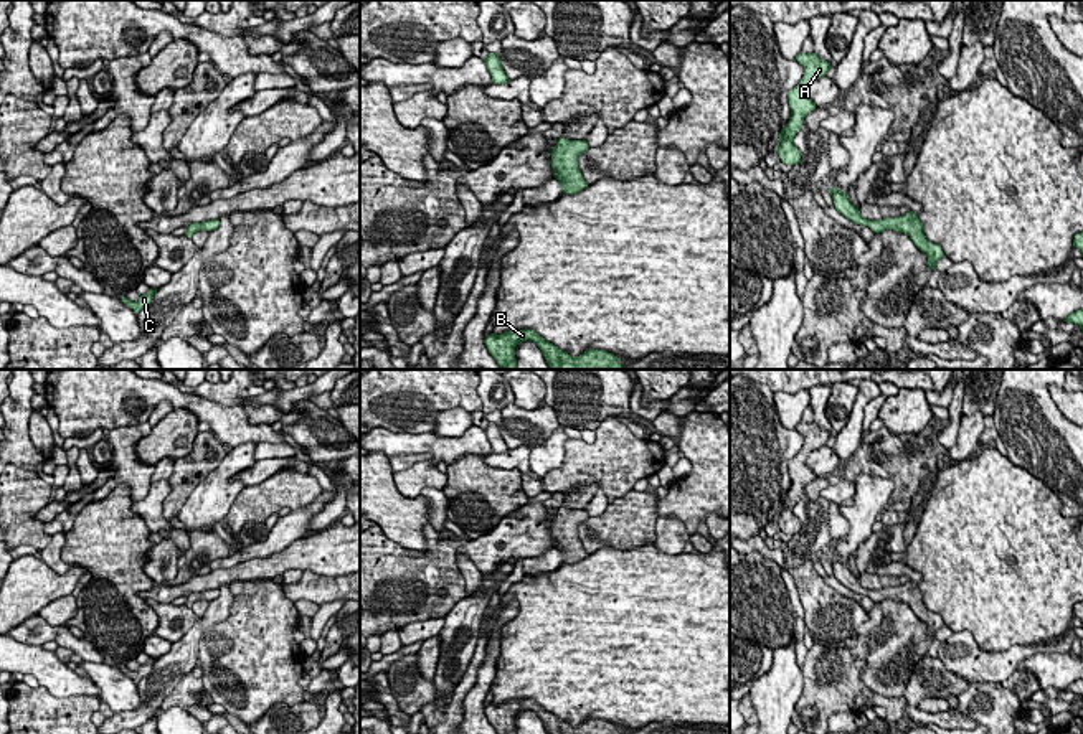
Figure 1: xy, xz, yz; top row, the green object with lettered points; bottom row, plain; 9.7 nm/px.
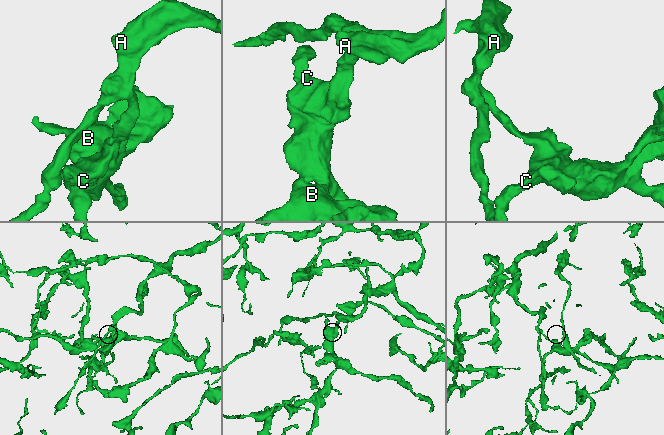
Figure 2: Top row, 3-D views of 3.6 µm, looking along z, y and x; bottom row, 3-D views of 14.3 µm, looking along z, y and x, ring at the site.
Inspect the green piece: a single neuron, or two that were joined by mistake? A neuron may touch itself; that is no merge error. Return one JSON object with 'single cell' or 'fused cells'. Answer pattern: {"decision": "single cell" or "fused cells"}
{"decision": "single cell"}

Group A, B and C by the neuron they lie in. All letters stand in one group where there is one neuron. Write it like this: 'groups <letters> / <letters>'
groups A B C

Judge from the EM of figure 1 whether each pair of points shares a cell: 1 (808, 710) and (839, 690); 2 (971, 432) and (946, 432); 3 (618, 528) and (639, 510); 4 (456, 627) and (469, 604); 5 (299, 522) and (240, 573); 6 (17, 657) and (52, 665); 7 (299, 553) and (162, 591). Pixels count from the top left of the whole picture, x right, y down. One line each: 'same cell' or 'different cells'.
1: same cell
2: different cells
3: same cell
4: same cell
5: different cells
6: same cell
7: same cell

